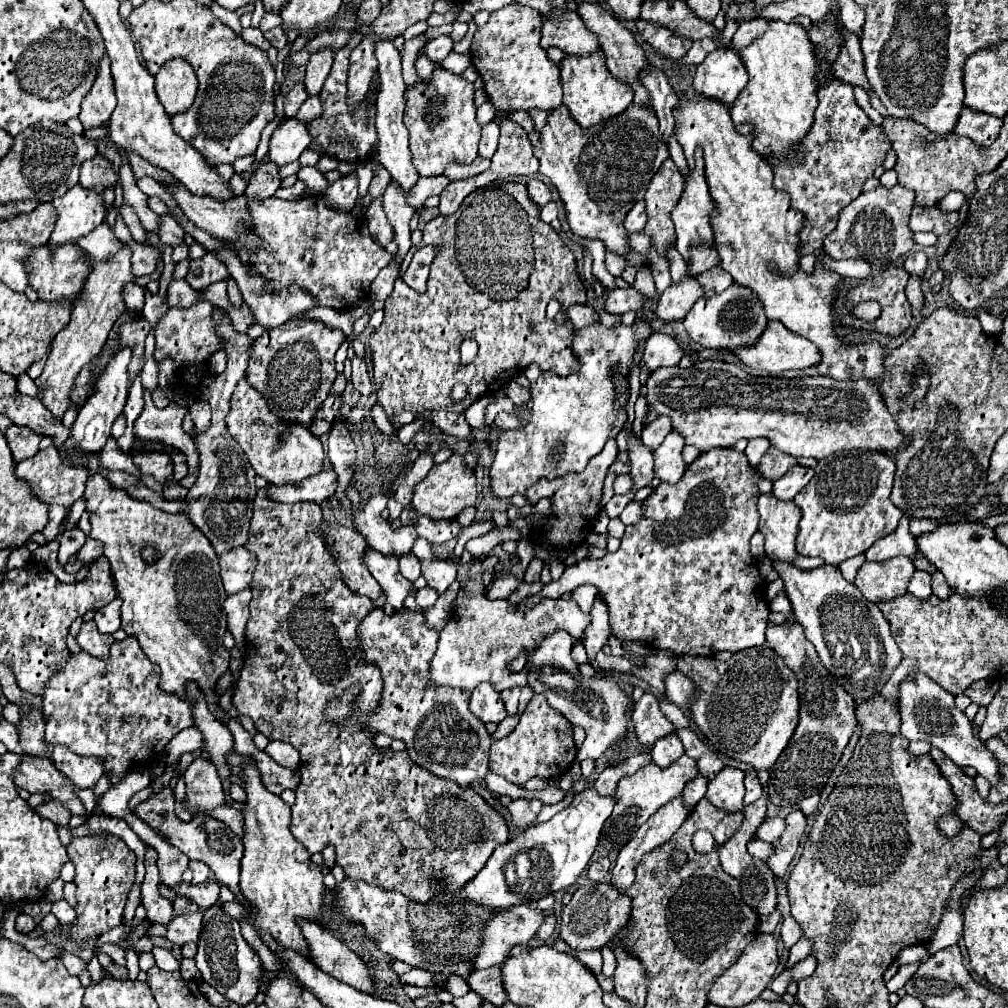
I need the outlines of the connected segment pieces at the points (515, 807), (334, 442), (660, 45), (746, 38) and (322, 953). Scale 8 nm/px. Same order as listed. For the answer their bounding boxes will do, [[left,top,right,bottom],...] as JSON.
[[508,799,544,828],[326,414,356,509],[636,19,692,60],[732,18,770,50],[302,922,378,992]]

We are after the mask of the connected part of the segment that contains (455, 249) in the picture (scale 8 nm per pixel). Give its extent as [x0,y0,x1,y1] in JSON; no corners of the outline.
[370,182,586,416]

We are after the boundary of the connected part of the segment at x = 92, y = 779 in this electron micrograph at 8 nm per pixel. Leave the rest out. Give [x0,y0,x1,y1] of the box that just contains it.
[52,746,104,788]

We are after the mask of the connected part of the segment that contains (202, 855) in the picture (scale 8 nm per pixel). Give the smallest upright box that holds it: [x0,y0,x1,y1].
[134,786,244,904]

